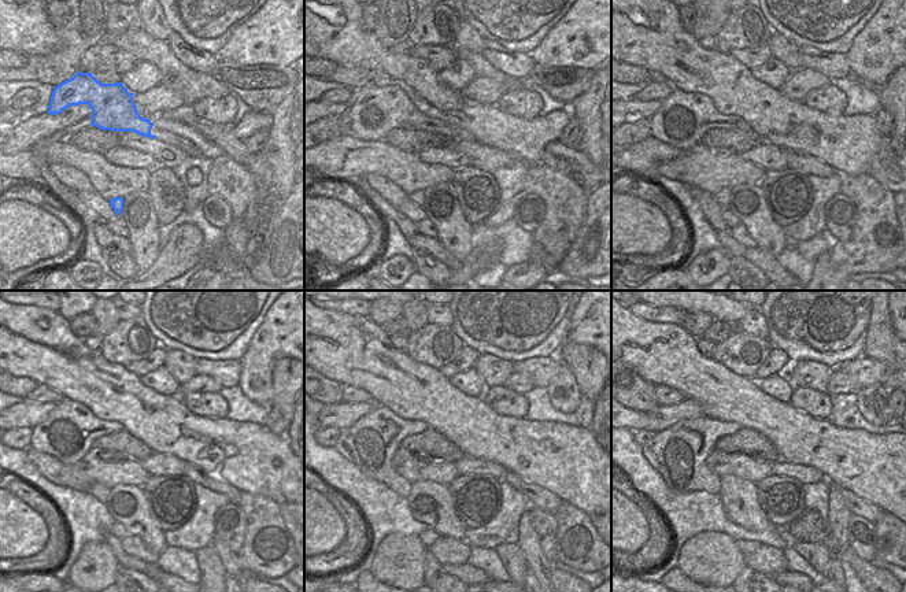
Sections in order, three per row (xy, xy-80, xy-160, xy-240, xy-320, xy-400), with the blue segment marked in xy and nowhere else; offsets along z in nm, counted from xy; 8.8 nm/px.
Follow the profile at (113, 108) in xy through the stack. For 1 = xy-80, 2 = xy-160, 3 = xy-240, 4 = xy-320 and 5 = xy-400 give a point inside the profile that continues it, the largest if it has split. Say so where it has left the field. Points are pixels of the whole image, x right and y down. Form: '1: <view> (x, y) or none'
1: xy-80 (373, 111)
2: xy-160 (683, 118)
3: xy-240 (69, 430)
4: xy-320 (370, 443)
5: xy-400 (679, 452)

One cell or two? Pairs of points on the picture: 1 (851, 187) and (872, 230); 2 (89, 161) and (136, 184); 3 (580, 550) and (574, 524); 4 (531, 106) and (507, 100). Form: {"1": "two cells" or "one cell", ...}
{"1": "one cell", "2": "one cell", "3": "one cell", "4": "one cell"}

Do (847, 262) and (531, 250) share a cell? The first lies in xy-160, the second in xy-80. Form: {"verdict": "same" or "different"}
{"verdict": "different"}

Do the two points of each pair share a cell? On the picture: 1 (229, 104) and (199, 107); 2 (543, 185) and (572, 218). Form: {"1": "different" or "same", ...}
{"1": "same", "2": "same"}

